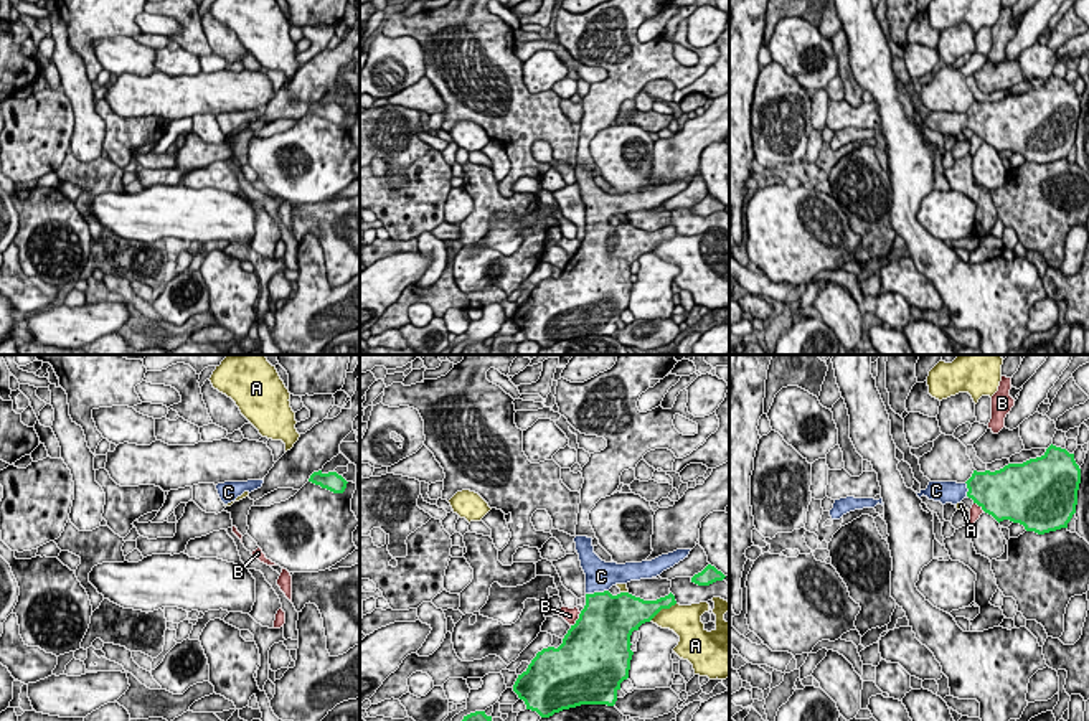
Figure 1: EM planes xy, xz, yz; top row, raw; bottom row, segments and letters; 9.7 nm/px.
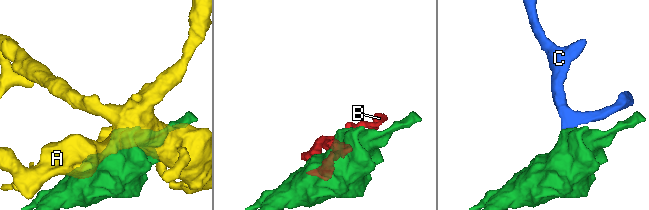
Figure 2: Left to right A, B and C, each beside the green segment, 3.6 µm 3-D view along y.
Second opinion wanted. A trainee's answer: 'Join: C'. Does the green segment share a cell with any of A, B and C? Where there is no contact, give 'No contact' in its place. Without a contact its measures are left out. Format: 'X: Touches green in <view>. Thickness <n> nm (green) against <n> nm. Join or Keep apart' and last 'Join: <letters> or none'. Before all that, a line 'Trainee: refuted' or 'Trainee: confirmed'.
Trainee: confirmed
A: Touches green in xz. Thickness 260 nm (green) against 300 nm. Keep apart
B: Touches green in xz. Thickness 500 nm (green) against 140 nm. Keep apart
C: Touches green in xz. Thickness 440 nm (green) against 300 nm. Join
Join: C

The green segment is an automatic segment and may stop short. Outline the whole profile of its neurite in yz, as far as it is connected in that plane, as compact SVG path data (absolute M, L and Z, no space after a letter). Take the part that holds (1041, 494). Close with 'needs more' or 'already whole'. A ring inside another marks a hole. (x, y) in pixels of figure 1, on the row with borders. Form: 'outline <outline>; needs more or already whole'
outline M1049 445L1041 457L977 472L965 483L929 482L922 495L942 505L972 498L998 523L1010 520L1026 531L1044 535L1068 528L1077 505L1081 469L1074 454Z; needs more

